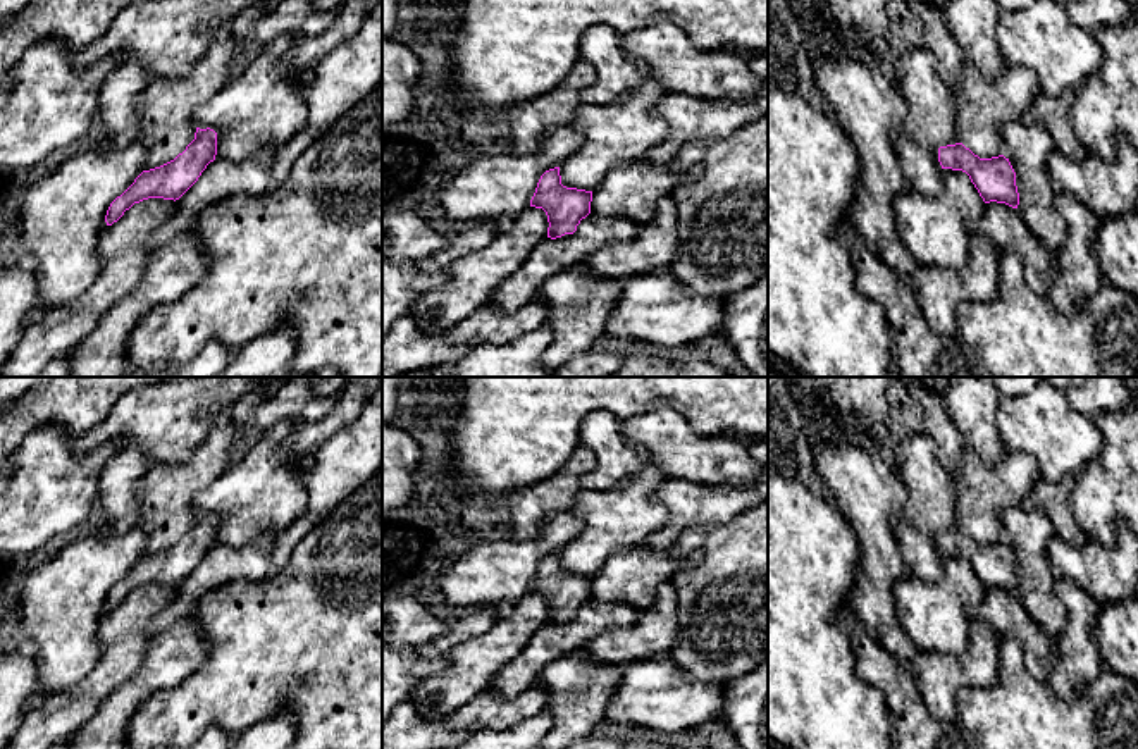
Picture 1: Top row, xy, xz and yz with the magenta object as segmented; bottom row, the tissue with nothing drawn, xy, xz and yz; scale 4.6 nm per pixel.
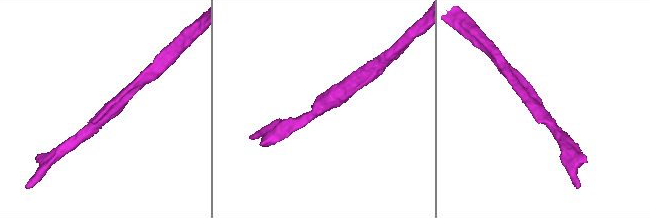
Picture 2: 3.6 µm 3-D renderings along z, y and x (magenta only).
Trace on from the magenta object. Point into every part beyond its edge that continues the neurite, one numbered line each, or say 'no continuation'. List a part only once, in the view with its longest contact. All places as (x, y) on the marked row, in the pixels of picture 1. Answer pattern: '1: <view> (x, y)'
no continuation

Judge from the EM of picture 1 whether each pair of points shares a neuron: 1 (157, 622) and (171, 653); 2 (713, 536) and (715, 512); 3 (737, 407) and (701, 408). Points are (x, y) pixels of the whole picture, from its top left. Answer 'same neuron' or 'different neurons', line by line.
1: different neurons
2: different neurons
3: same neuron

